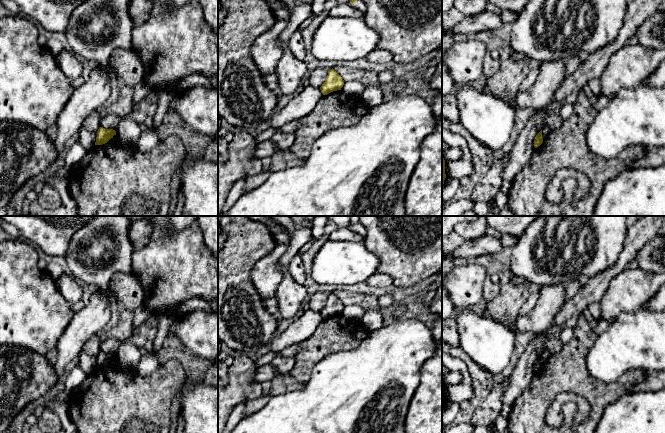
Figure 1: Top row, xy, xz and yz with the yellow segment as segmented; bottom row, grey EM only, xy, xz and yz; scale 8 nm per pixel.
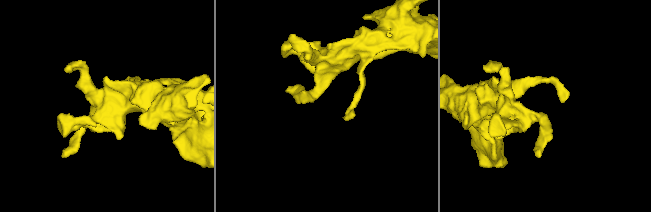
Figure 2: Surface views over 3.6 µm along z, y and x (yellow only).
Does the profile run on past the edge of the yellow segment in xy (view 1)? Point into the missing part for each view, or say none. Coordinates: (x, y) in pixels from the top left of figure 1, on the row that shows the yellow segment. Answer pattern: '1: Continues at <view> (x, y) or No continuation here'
1: No continuation here

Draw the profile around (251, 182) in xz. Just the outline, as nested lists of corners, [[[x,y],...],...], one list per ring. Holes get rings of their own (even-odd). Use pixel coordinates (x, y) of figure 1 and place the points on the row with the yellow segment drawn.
[[[271,170],[262,171],[261,173],[257,175],[246,177],[245,178],[245,193],[259,187],[270,176],[271,173],[272,173]]]

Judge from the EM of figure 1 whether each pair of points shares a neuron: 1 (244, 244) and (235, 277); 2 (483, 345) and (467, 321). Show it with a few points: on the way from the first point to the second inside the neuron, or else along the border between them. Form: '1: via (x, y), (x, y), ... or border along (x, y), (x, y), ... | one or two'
1: via (240, 252), (235, 260), (235, 269) | one
2: via (482, 339), (472, 327) | one

